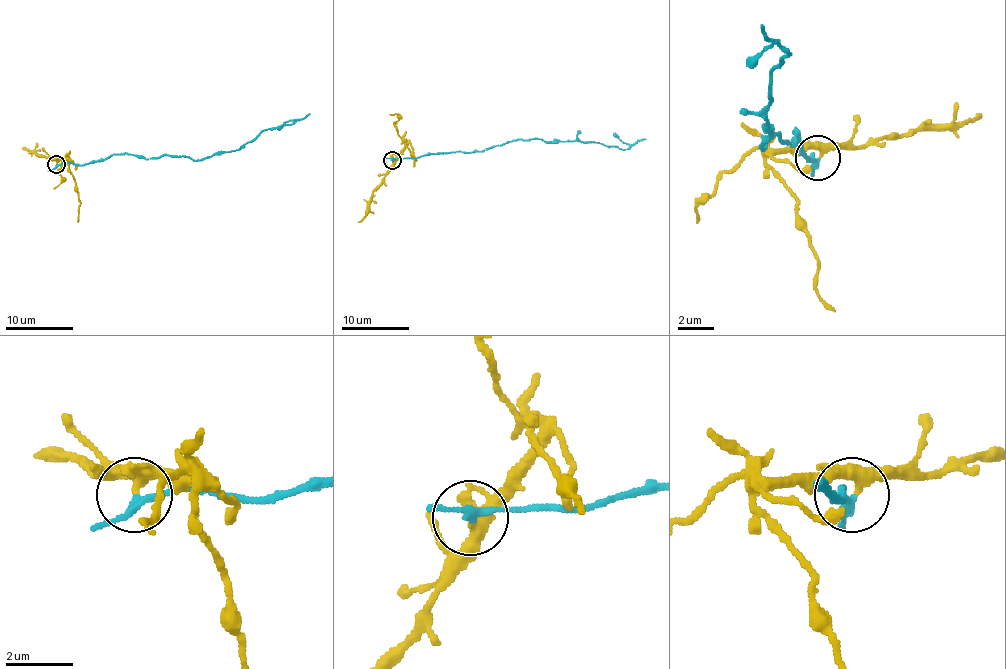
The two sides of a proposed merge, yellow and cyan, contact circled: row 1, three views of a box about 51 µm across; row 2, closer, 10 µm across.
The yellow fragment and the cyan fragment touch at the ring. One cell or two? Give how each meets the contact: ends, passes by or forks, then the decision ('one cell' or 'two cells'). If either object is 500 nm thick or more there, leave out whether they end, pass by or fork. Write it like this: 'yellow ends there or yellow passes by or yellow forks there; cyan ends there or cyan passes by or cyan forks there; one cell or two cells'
yellow forks there; cyan passes by; two cells

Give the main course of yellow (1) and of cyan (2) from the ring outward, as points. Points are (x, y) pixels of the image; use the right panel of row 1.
1: (819, 156), (814, 147), (783, 147), (765, 161), (796, 201), (796, 228), (819, 264), (819, 295), (836, 313)
2: (819, 156), (801, 152), (796, 130), (792, 143), (778, 134), (760, 147), (783, 49), (769, 45), (747, 67)

